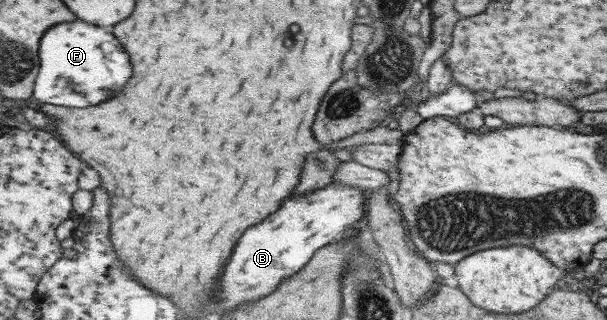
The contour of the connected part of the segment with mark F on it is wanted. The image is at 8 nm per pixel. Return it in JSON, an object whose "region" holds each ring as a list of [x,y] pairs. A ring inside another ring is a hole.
{"region":[[[73,21],[55,25],[47,31],[41,45],[41,73],[37,77],[34,98],[64,108],[91,107],[109,101],[125,89],[133,77],[133,61],[125,45],[105,27],[89,25],[85,21]],[[111,79],[111,81],[109,81]]]}

